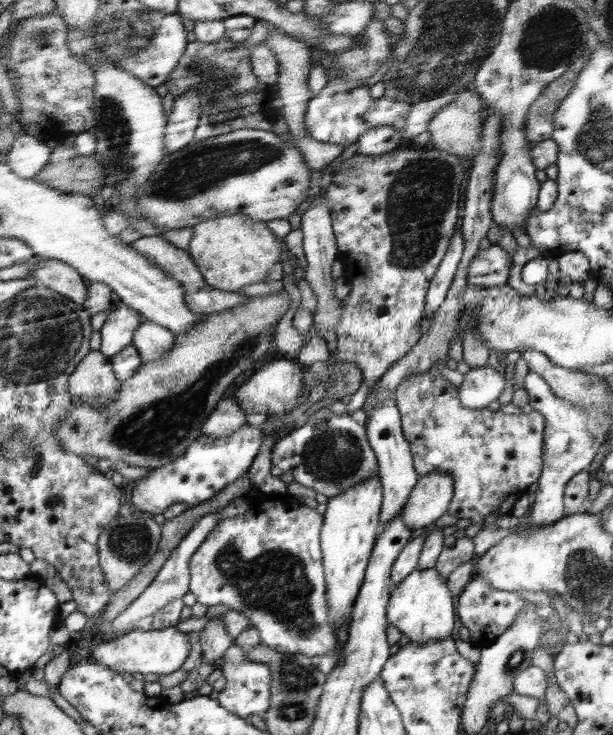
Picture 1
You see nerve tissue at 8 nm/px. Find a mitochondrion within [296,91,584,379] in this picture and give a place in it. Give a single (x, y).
(416, 206)

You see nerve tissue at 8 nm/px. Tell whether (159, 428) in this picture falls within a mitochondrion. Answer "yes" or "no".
yes

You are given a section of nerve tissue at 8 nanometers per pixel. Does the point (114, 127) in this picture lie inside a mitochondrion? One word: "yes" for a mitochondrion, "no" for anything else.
yes

